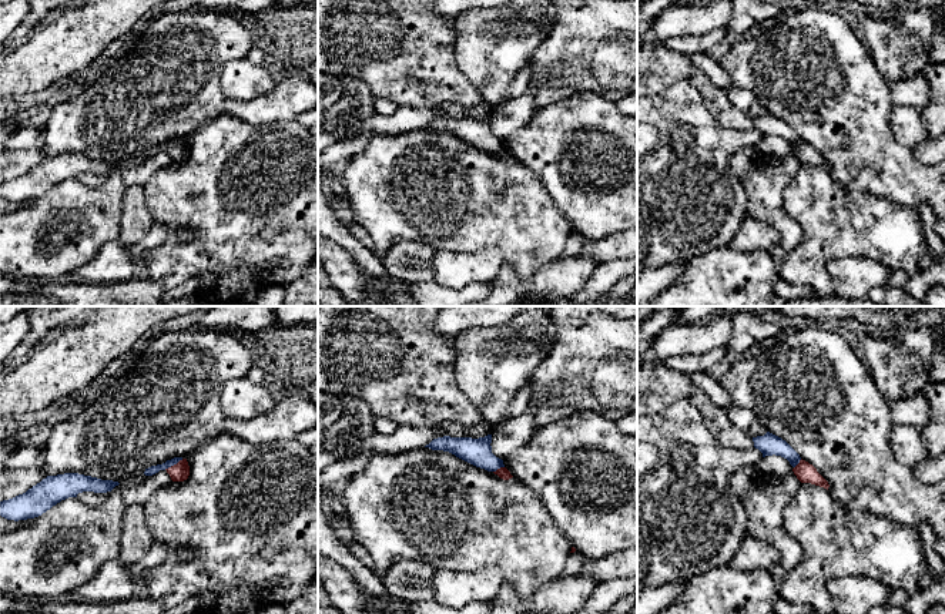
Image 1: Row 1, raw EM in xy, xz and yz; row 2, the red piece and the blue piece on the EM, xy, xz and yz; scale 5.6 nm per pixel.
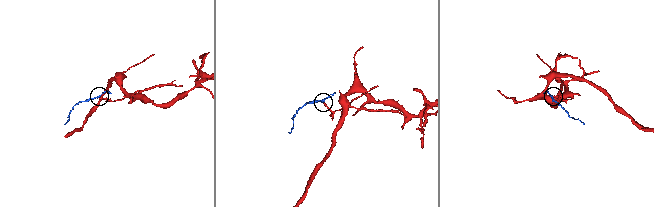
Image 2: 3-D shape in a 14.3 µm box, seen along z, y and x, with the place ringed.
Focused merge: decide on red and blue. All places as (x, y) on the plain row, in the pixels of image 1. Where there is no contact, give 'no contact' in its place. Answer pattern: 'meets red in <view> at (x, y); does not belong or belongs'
meets red in xy at (174, 146); does not belong

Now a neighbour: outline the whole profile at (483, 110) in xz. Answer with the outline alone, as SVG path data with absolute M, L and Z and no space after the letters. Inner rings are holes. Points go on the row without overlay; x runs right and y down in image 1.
M485 103L480 105L466 108L465 118L479 120L492 114L492 108Z

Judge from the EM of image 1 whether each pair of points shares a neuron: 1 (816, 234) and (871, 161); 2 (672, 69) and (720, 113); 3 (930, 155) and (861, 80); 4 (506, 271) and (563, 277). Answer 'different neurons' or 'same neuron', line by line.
1: different neurons
2: same neuron
3: different neurons
4: same neuron

